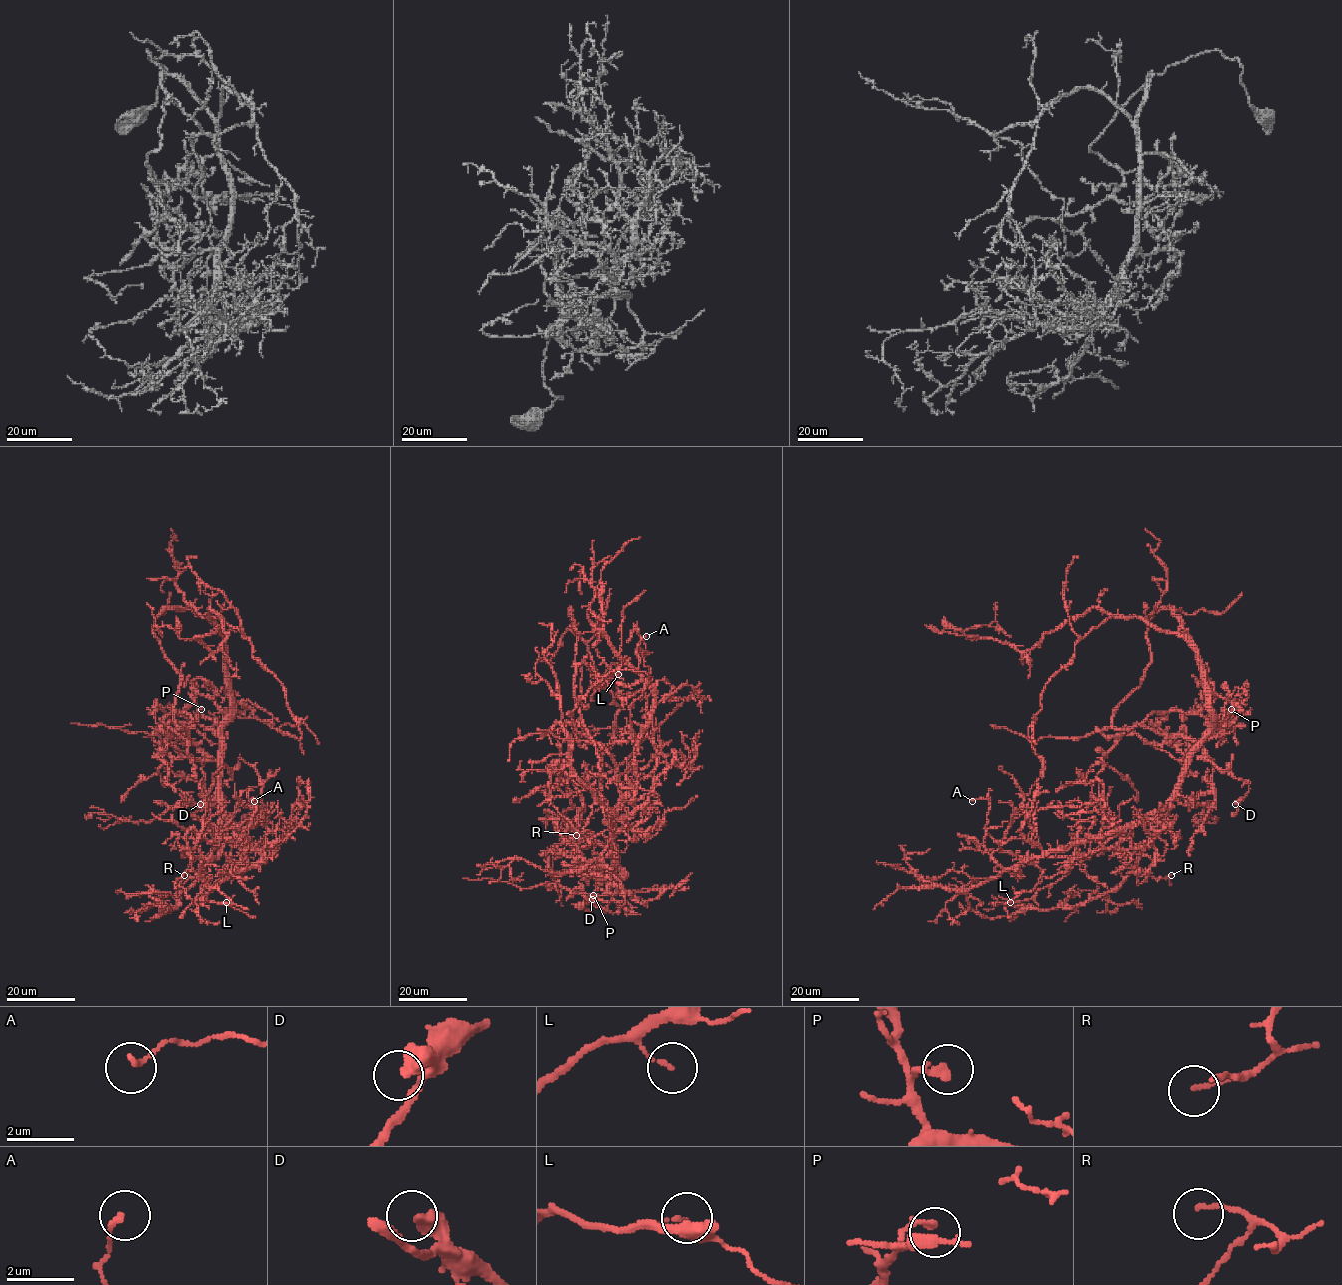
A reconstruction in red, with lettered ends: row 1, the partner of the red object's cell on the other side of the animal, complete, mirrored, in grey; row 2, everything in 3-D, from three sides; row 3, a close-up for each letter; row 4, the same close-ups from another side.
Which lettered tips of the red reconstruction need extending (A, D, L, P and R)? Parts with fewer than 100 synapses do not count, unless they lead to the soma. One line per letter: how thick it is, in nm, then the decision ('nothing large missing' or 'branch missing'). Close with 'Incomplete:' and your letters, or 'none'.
A: 160 nm | nothing large missing
D: 420 nm | nothing large missing
L: 80 nm | nothing large missing
P: 200 nm | nothing large missing
R: 110 nm | nothing large missing
Incomplete: none

